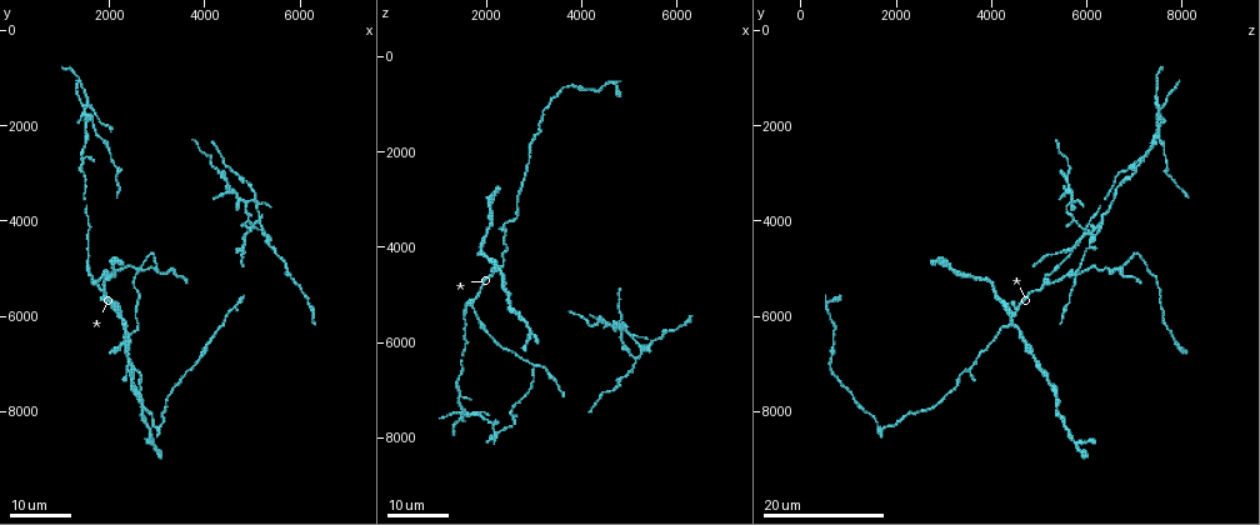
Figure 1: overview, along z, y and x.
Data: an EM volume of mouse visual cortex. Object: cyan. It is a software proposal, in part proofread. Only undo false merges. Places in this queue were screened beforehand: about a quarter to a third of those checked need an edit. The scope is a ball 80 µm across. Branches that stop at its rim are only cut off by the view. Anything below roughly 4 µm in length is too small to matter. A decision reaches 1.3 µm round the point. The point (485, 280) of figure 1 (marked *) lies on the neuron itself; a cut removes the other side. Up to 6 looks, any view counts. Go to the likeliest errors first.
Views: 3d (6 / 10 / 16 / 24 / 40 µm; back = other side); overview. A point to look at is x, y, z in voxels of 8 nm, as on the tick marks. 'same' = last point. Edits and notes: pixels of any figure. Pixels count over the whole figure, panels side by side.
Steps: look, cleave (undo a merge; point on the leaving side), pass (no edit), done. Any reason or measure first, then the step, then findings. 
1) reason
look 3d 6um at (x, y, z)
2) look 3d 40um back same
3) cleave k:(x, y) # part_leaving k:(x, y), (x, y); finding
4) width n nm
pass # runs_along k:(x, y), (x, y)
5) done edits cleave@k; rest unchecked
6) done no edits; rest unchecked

look 3d 24um at (5150, 4050, 6300)

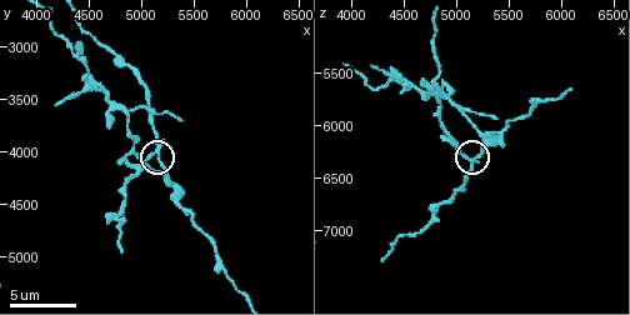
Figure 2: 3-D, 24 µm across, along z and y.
look 3d 6um at (5180, 4040, 6340)

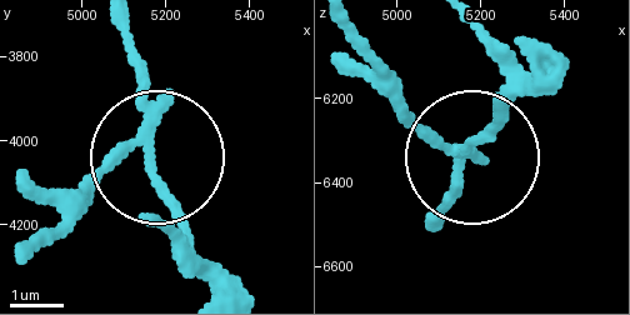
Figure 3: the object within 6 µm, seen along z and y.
look 3d 6um back at (5155, 4025, 6330)

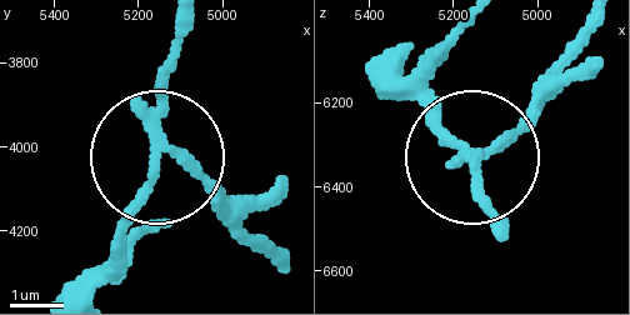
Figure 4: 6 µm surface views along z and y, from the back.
width 190 nm
cleave 4:(219, 210) # part_leaving 4:(180, 150), (274, 258); two neurons meet here

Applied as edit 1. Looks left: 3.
sudden change in width
look 3d 24um at (4800, 3550, 5650)

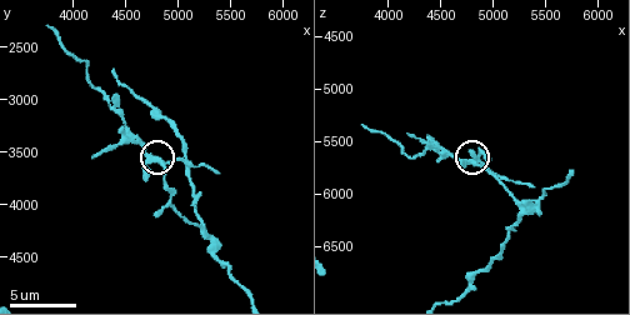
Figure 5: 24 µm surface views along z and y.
closer look
look 3d 10um at (4760, 3540, 5680)

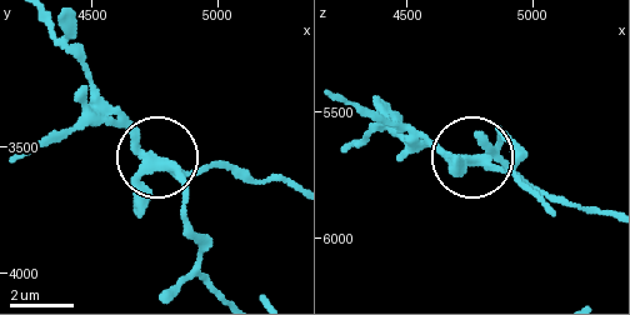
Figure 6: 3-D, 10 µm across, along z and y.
arms 4
cleave 6:(135, 154) # part_leaving 6:(179, 168), (149, 151), (49, 23); a second neuron is stuck on

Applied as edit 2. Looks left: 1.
done edits cleave@4, cleave@6; rest unchecked

